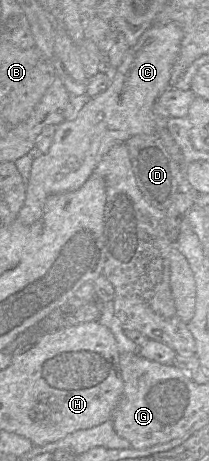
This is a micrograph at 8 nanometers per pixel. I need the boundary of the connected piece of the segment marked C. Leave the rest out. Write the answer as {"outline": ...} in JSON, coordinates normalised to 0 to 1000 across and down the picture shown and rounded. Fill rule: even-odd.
{"outline":[[[837,48],[722,54],[665,80],[656,93],[617,104],[584,137],[550,152],[526,187],[498,200],[440,215],[335,210],[306,241],[316,260],[268,273],[249,317],[220,334],[172,338],[158,349],[144,382],[124,393],[124,430],[81,466],[86,479],[120,488],[167,484],[201,471],[234,425],[378,410],[450,375],[498,336],[550,315],[593,310],[646,293],[751,289],[732,228],[809,189],[818,154],[856,117],[866,85],[871,63]]]}

